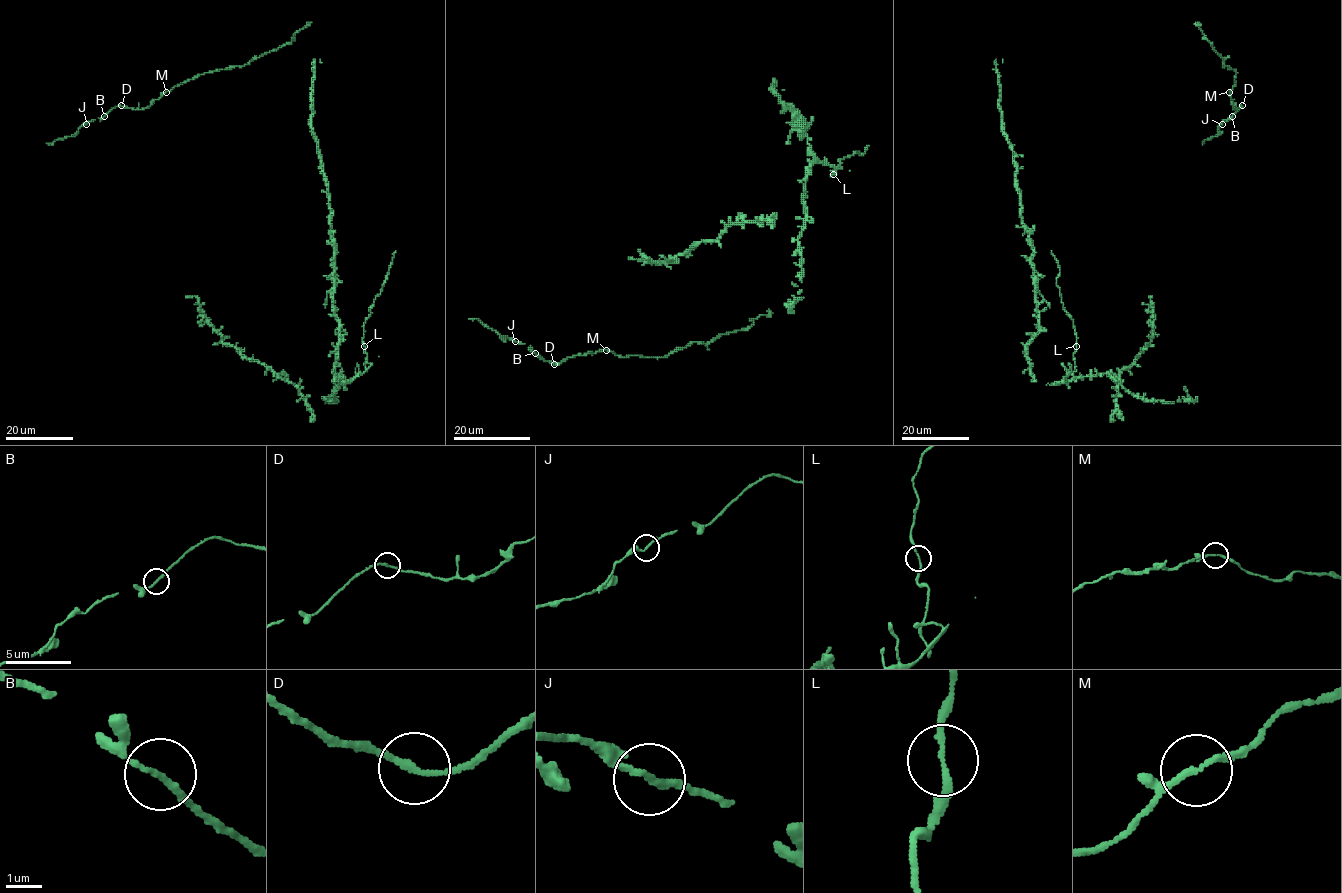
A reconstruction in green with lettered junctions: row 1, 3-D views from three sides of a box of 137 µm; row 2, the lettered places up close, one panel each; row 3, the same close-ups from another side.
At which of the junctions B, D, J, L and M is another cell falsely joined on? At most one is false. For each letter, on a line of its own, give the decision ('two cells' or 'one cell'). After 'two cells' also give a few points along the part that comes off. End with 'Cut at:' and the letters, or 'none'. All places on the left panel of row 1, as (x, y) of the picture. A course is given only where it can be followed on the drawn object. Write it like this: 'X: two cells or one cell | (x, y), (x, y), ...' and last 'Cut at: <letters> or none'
B: one cell
D: one cell
J: one cell
L: one cell
M: one cell
Cut at: none

